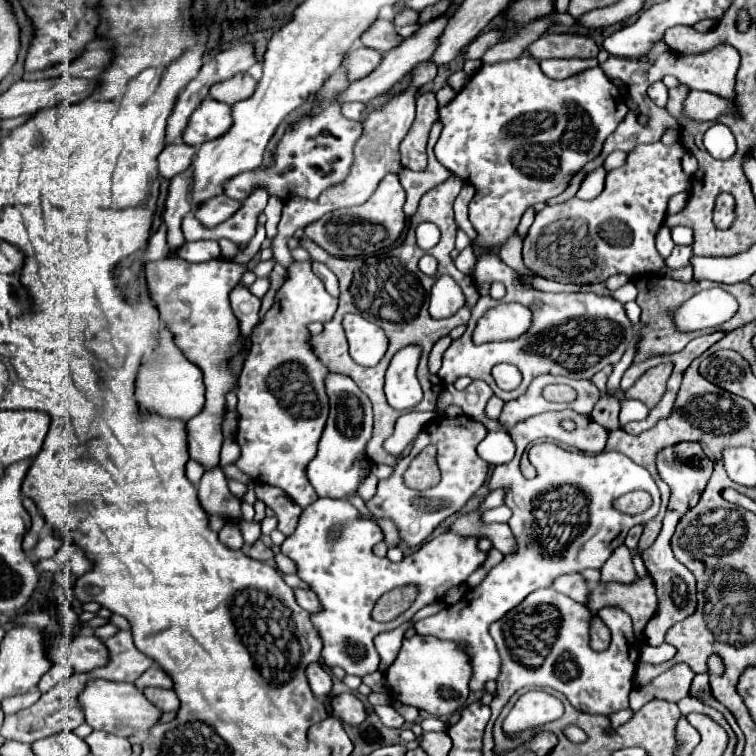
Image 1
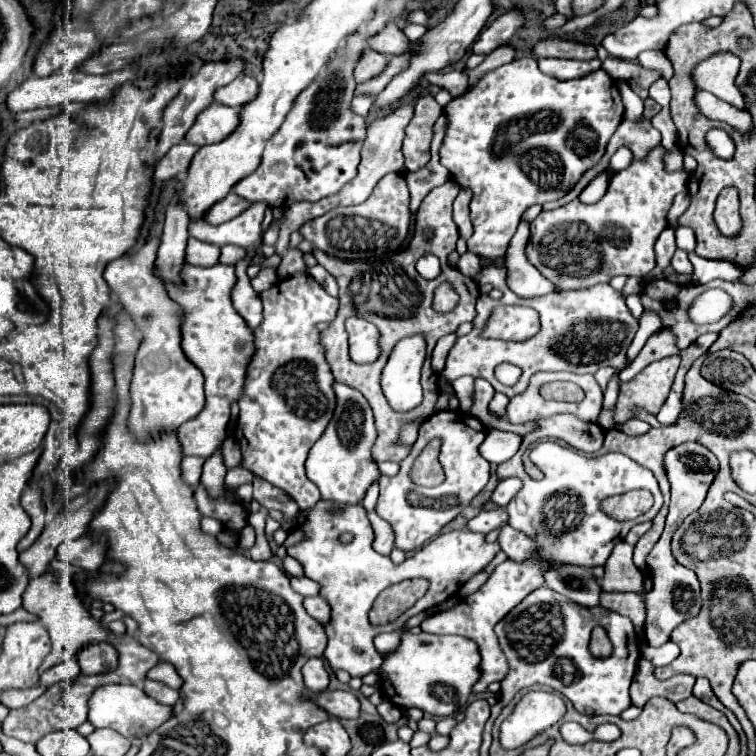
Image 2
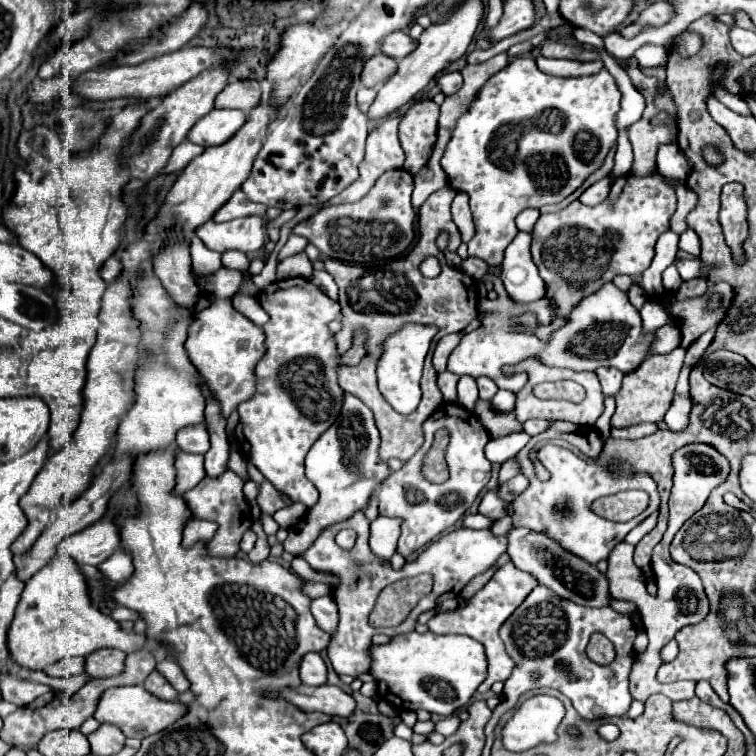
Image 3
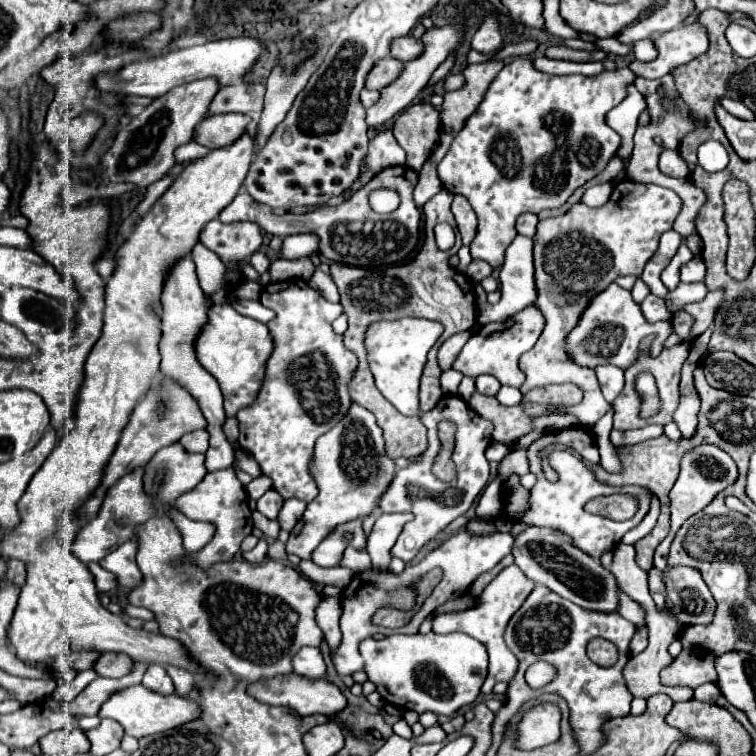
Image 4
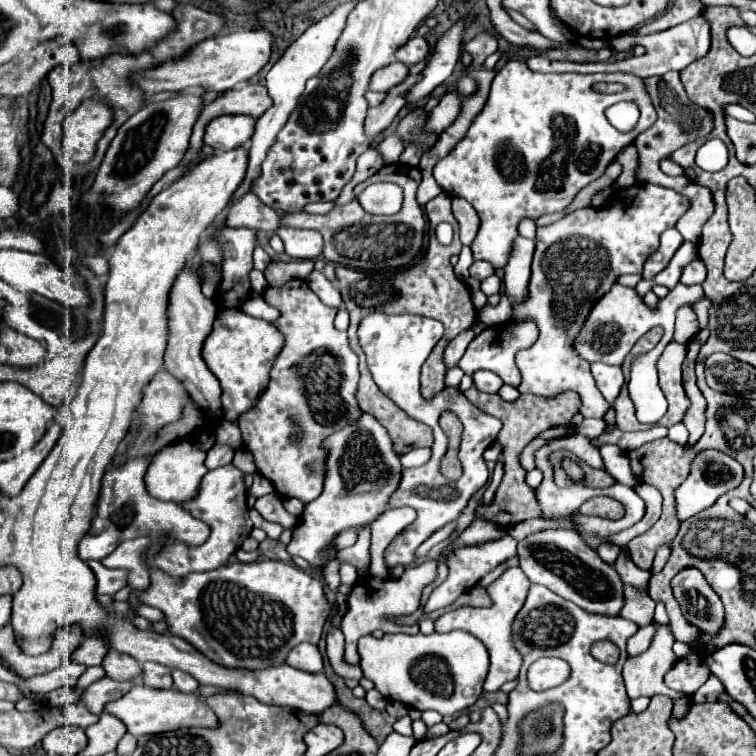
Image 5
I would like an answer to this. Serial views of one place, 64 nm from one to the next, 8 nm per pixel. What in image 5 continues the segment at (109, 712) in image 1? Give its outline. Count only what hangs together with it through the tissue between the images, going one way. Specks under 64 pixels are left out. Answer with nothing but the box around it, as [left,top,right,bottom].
[106,684,218,736]

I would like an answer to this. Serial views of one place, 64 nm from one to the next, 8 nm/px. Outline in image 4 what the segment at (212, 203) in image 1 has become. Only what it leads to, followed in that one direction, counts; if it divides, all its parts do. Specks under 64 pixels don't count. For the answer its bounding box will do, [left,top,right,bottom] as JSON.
[218,166,420,266]

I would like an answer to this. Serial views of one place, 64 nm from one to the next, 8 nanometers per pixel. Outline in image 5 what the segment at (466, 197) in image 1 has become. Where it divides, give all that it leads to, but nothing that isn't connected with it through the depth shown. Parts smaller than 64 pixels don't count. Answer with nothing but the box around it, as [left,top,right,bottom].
[452,198,480,246]

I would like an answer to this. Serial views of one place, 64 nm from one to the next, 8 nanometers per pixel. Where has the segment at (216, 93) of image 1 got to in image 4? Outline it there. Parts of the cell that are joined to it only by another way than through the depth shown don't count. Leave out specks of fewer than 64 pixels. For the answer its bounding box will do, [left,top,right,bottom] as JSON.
[208,82,266,116]

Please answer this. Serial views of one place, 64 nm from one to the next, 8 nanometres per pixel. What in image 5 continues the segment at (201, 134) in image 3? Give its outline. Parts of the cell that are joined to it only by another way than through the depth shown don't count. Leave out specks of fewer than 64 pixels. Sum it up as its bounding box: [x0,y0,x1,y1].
[204,116,256,150]

